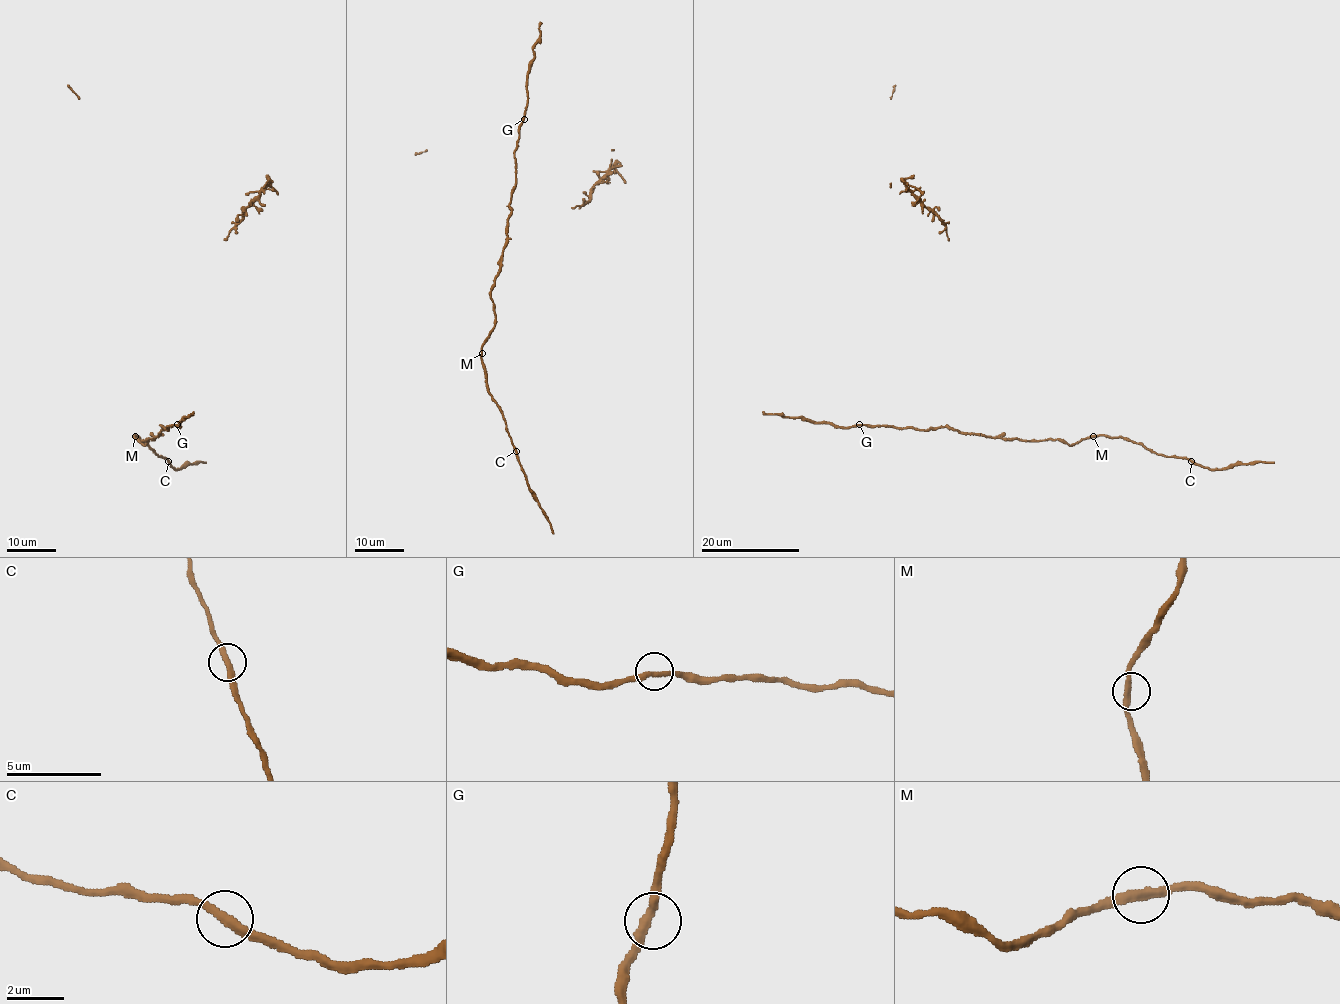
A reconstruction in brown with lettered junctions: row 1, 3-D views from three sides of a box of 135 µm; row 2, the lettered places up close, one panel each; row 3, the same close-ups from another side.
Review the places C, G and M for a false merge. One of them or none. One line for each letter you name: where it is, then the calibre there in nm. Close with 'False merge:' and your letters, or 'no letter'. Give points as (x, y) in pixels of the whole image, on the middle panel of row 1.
C: (516, 451) | 320 nm
False merge: C

